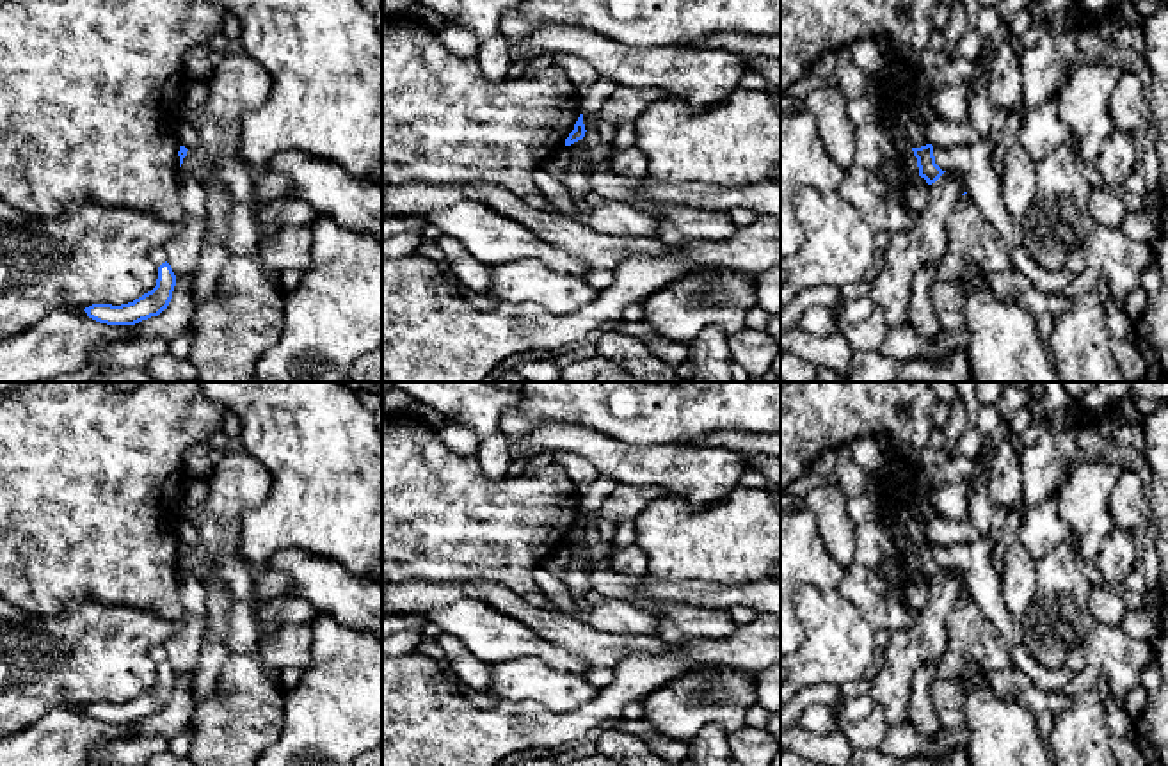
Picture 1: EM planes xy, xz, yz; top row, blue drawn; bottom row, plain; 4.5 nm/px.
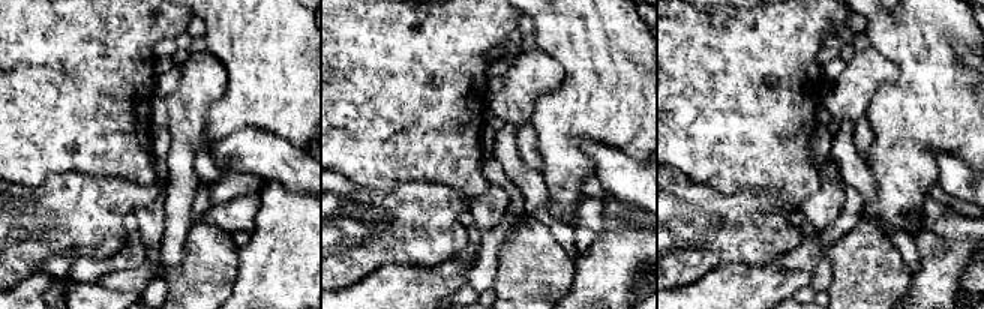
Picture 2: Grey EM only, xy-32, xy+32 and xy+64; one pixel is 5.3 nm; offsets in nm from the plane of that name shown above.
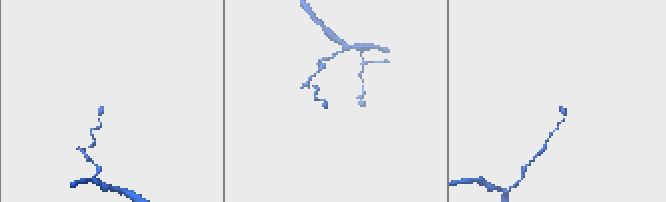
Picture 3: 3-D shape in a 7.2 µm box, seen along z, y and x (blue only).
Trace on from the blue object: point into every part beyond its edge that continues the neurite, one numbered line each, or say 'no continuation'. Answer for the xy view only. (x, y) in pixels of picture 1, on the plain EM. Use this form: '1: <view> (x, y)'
1: xy (189, 535)

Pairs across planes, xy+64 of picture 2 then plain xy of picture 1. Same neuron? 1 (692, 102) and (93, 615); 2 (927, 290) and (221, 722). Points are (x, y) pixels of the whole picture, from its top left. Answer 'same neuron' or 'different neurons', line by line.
1: different neurons
2: different neurons

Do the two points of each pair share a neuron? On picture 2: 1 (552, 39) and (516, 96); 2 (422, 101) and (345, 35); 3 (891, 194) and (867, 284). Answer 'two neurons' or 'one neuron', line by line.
1: two neurons
2: one neuron
3: two neurons

